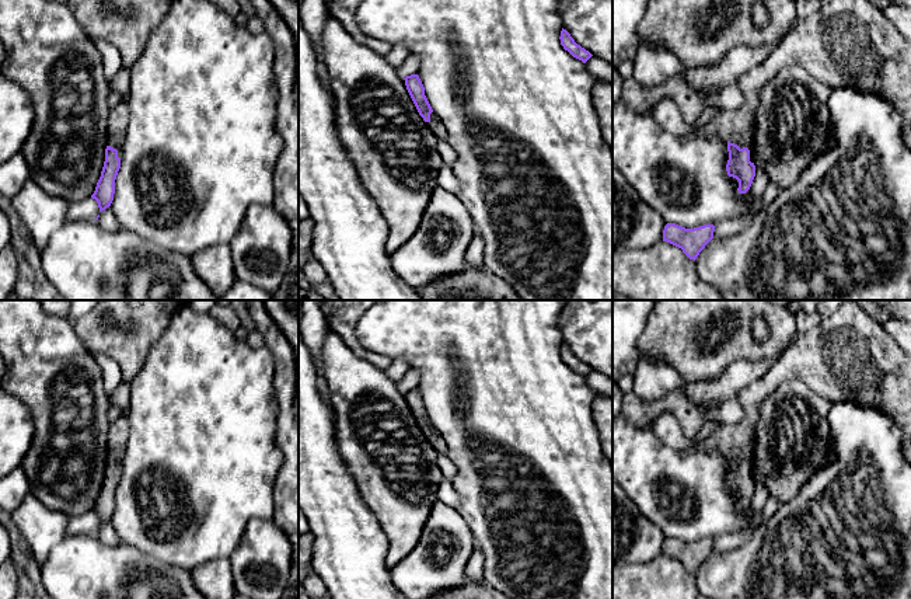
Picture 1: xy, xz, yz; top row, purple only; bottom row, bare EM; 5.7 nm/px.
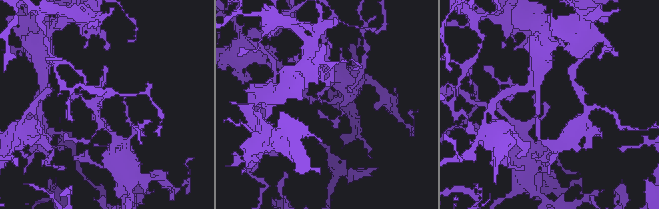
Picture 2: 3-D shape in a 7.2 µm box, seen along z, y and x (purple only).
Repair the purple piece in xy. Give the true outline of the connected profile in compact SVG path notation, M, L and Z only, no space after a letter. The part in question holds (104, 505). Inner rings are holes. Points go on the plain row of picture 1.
M122 380L111 393L109 401L121 414L109 424L105 476L95 505L91 509L91 512L97 515L100 526L109 522L114 515L115 494L121 483L122 460L130 432L129 418L125 414L130 408L130 383Z

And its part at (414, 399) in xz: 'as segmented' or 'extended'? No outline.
extended

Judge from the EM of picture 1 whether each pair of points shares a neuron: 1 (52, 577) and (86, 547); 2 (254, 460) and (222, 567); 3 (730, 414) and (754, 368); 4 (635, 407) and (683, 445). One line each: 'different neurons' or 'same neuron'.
1: same neuron
2: different neurons
3: same neuron
4: different neurons

